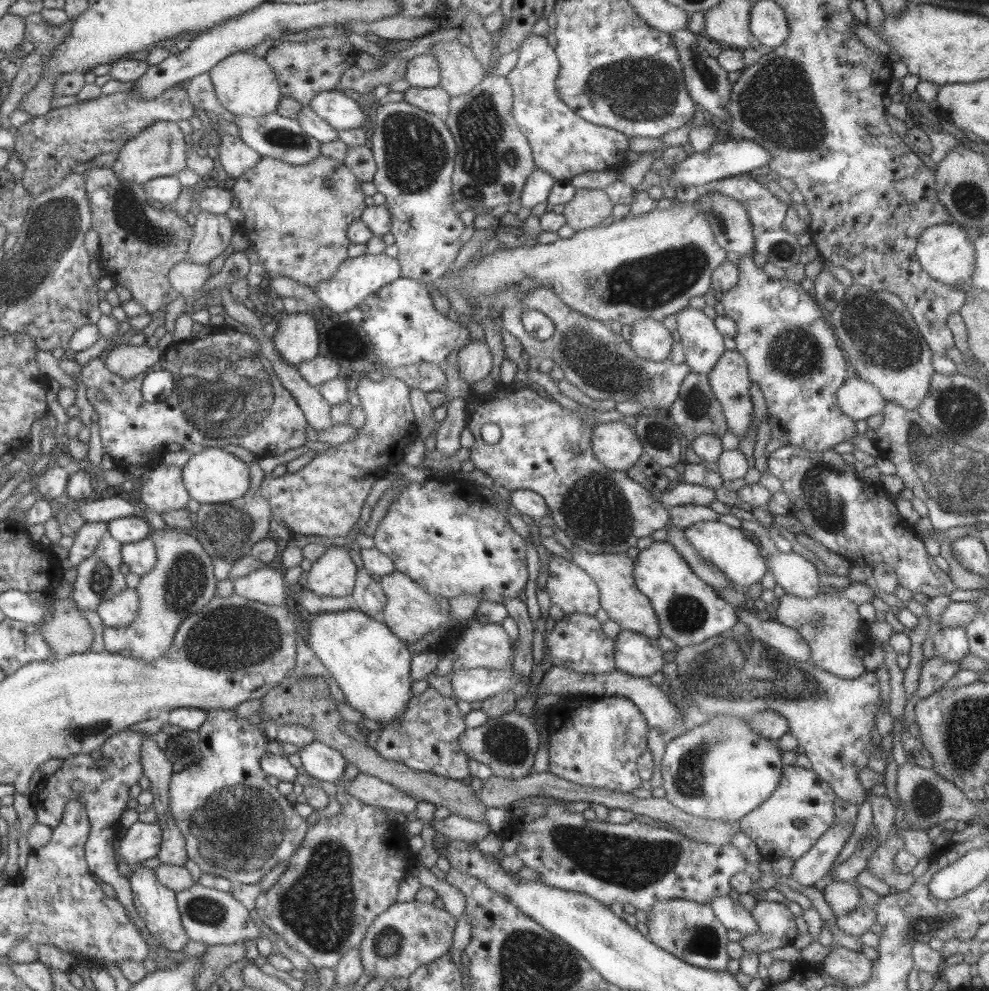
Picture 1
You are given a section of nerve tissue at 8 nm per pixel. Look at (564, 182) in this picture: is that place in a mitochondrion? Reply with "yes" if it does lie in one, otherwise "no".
no

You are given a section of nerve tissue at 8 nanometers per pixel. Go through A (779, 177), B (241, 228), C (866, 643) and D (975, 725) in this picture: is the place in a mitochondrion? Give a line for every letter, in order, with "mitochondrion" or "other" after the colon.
A: other
B: other
C: other
D: mitochondrion

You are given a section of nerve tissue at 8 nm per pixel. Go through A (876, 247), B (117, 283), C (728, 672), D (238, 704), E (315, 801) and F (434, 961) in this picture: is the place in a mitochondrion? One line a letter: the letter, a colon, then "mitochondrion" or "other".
A: other
B: other
C: mitochondrion
D: other
E: other
F: other

